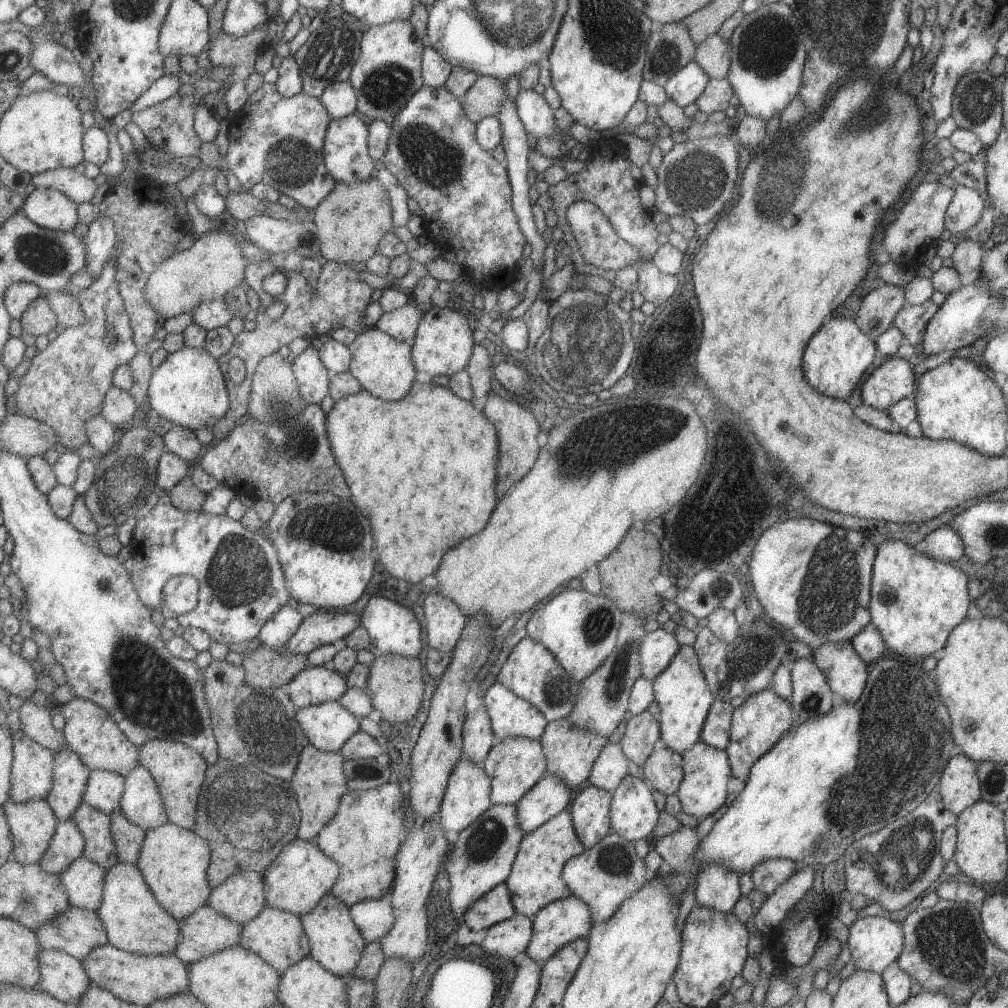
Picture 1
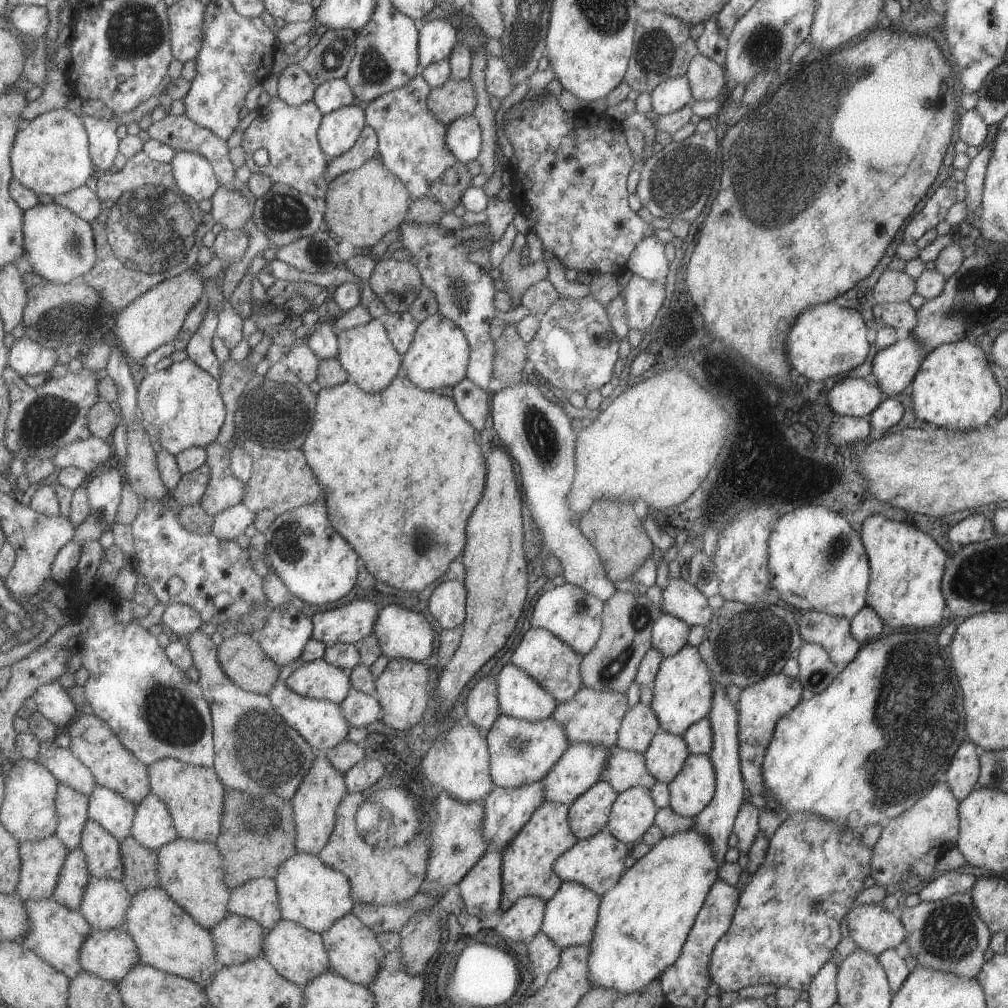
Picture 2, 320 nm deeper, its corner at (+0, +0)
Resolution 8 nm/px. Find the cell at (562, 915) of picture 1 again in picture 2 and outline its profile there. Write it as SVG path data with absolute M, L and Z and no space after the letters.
M562 881L557 892L545 901L540 931L547 935L559 950L579 945L587 947L591 942L593 927L597 922L599 903L600 896L590 888L576 882Z

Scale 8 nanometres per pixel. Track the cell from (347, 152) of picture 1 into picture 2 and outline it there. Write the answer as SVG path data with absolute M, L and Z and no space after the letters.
M353 104L334 110L323 117L320 145L332 160L351 150L368 125L363 105Z

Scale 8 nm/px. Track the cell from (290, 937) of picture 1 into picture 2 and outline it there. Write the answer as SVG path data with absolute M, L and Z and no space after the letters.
M285 918L274 929L268 930L263 955L287 980L303 988L308 987L319 975L332 970L332 962L328 948L325 946L324 936Z

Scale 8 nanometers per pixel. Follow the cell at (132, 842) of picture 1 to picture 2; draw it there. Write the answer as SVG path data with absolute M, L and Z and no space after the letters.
M133 835L121 844L126 866L123 881L128 891L135 896L149 887L161 887L158 852L142 845Z

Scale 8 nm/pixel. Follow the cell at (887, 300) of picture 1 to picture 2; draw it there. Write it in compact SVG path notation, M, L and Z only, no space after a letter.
M885 269L878 277L872 297L876 303L902 303L914 293L914 280L903 271Z

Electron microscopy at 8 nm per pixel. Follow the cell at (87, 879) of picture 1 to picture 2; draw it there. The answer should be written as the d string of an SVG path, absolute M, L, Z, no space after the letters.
M92 877L80 911L93 929L120 929L128 922L133 897L124 881Z

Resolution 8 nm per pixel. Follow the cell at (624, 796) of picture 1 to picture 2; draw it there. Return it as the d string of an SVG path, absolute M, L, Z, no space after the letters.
M628 788L613 801L605 829L625 844L641 840L642 834L654 824L657 809L649 789Z

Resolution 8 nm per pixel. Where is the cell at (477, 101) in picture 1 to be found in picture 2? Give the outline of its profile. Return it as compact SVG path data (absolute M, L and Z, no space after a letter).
M452 76L443 86L432 87L428 105L446 125L450 125L457 117L472 115L476 106L472 79L457 80Z

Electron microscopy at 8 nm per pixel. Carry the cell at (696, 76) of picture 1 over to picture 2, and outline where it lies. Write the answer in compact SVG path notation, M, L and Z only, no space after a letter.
M685 75L660 82L650 95L651 108L658 115L677 112L693 100Z

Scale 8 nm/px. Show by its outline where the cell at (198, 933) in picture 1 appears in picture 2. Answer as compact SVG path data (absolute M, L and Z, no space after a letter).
M231 914L211 931L221 966L232 967L263 956L268 930L258 920Z

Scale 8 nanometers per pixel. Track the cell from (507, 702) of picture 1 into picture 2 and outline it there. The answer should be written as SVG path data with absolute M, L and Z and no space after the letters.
M509 662L496 674L500 712L534 721L552 716L556 700L522 668Z

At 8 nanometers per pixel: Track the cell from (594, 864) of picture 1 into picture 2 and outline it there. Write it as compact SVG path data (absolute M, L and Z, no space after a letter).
M606 829L599 831L586 839L576 839L569 850L562 852L553 863L553 872L562 881L582 884L596 892L599 896L605 894L624 873L625 857L629 855L627 845L613 838Z

